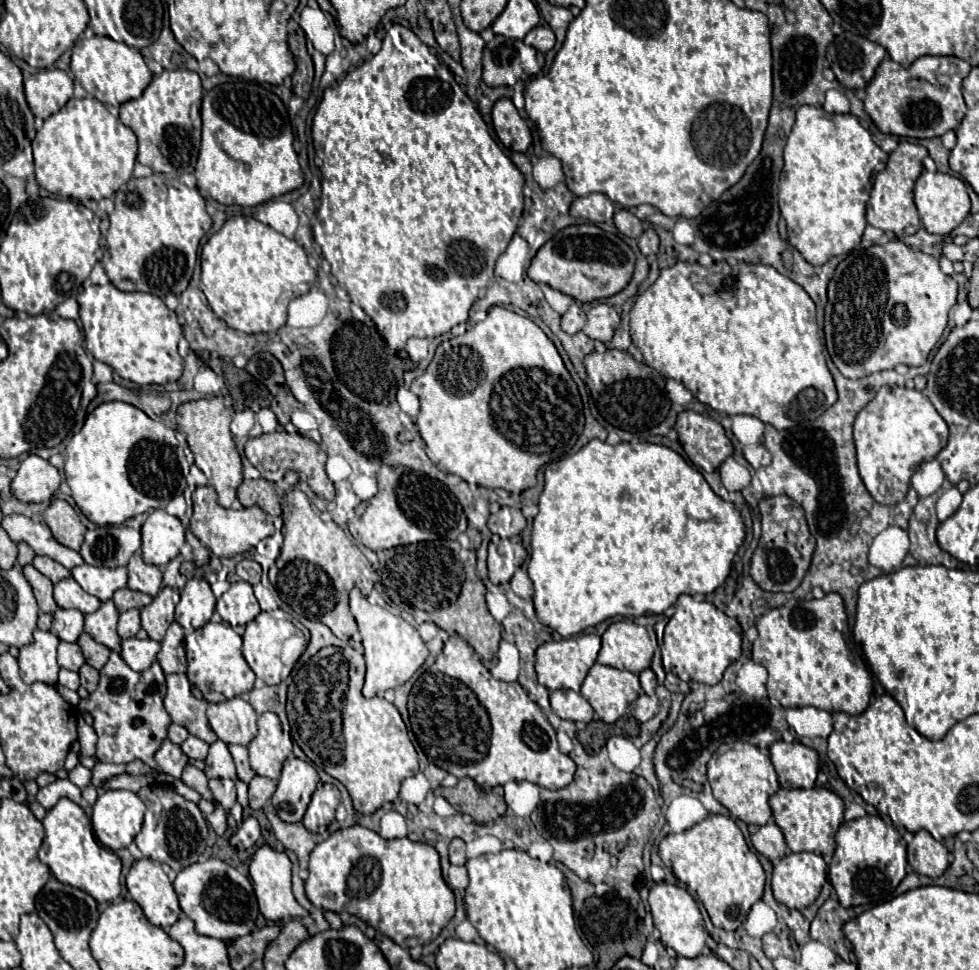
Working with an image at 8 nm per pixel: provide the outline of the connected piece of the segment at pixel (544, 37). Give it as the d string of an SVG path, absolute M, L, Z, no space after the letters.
M538 25L538 27L534 27L534 29L524 37L524 43L530 45L530 47L536 47L536 49L542 51L542 53L546 53L546 51L550 51L550 49L554 47L556 39L554 39L554 33L552 33L550 27Z

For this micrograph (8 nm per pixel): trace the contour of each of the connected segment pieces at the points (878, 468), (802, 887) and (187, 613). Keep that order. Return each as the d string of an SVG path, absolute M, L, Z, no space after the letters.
M898 385L882 387L854 421L858 471L872 499L882 505L896 505L904 501L916 465L934 459L946 441L948 425L938 415L930 399L916 389Z
M788 853L780 861L774 861L772 891L778 903L790 909L804 909L816 901L822 885L826 883L826 863L816 853Z
M190 579L180 591L180 603L176 605L176 621L186 633L206 625L214 613L216 597L206 579Z

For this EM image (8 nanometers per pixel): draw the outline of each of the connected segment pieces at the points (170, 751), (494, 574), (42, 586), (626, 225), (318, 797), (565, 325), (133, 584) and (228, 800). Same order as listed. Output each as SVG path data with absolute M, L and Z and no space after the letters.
M166 739L162 743L162 747L160 747L160 751L156 753L156 761L158 761L158 765L162 767L164 773L168 773L168 775L172 775L172 777L178 779L180 773L182 773L182 769L188 763L188 755L178 745L174 745L174 743L170 743Z
M492 537L488 547L488 577L494 585L508 583L516 571L516 557L508 539Z
M32 565L24 567L24 577L28 579L28 583L34 589L34 597L38 601L38 607L42 613L54 613L58 609L56 601L54 601L54 585L48 577L44 577L38 569L34 569Z
M618 209L616 213L614 213L614 223L616 223L616 227L618 227L618 231L620 233L624 233L626 237L640 237L640 233L642 233L642 223L640 223L640 219L632 213L632 211L628 211L628 209Z
M330 783L318 785L318 789L312 795L312 801L308 805L308 811L302 819L304 827L312 833L327 831L328 825L334 821L334 811L336 811L338 803L340 803L340 791L334 785L330 785Z
M572 305L566 315L562 315L562 329L566 333L578 333L586 323L586 313L580 305Z
M136 553L128 563L128 589L156 595L162 587L162 571L156 565L148 565Z
M210 779L210 789L222 807L230 809L236 803L236 787L232 779Z

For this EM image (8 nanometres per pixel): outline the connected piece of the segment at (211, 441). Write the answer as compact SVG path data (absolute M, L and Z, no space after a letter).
M222 397L188 401L178 407L176 413L178 427L184 431L188 447L194 455L194 463L205 474L208 485L216 489L218 503L230 507L236 499L236 489L242 483L242 461L236 451L230 433L230 413L222 403Z

